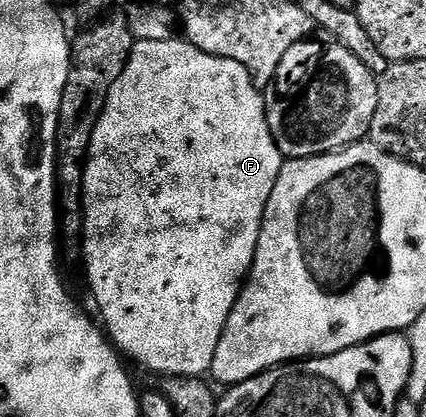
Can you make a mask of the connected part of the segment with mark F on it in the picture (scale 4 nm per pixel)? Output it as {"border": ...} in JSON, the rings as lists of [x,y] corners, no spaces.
{"border":[[[180,37],[166,41],[139,41],[132,48],[132,56],[122,77],[114,81],[94,129],[82,188],[82,232],[88,283],[100,306],[99,318],[106,324],[113,344],[125,356],[133,355],[146,370],[157,371],[160,377],[204,377],[211,372],[222,329],[226,329],[226,321],[252,269],[266,205],[270,201],[270,193],[274,193],[278,173],[286,162],[268,124],[266,99],[260,95],[263,94],[256,86],[256,80],[242,65],[238,65],[238,61],[214,57]]]}

